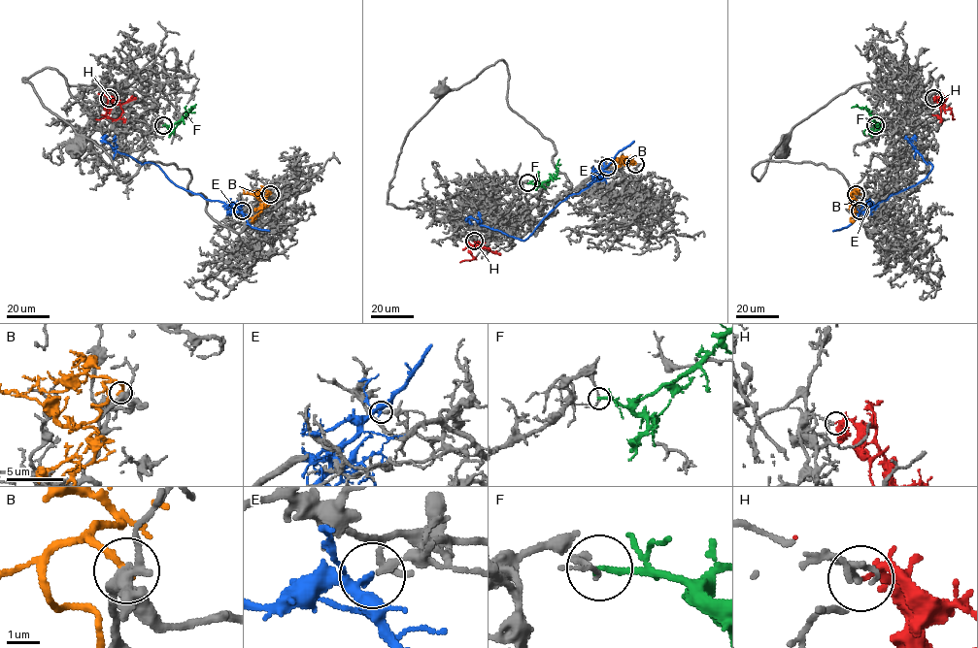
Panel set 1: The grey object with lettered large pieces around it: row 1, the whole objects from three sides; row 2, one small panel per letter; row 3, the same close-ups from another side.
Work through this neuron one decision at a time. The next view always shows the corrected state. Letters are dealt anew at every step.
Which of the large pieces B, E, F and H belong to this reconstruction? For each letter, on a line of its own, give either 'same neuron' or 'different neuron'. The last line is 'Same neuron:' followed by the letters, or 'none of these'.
B: different neuron
E: different neuron
F: different neuron
H: same neuron
Same neuron: H

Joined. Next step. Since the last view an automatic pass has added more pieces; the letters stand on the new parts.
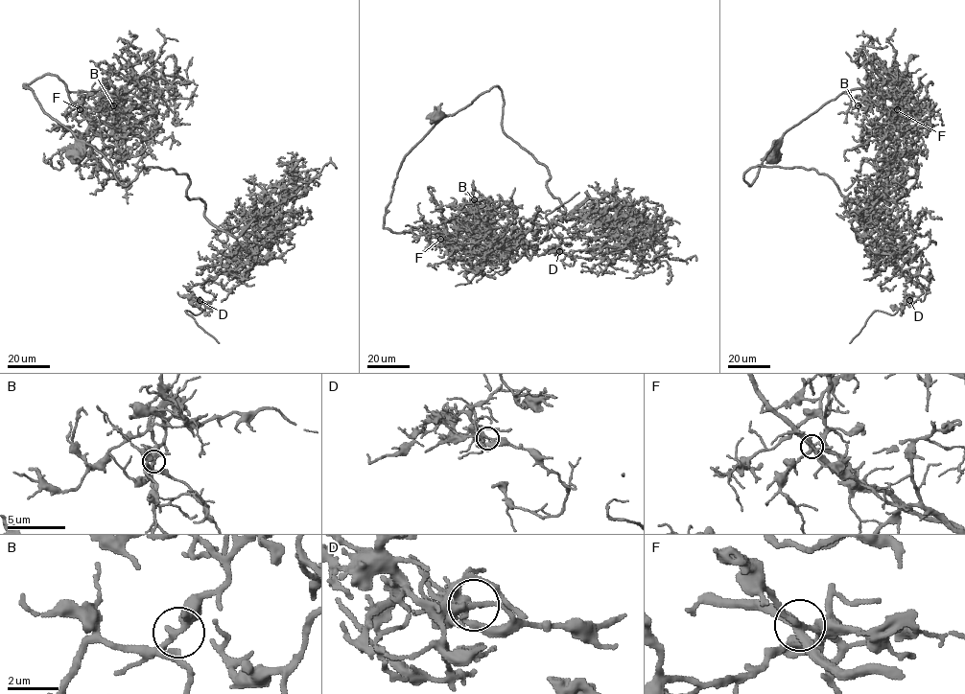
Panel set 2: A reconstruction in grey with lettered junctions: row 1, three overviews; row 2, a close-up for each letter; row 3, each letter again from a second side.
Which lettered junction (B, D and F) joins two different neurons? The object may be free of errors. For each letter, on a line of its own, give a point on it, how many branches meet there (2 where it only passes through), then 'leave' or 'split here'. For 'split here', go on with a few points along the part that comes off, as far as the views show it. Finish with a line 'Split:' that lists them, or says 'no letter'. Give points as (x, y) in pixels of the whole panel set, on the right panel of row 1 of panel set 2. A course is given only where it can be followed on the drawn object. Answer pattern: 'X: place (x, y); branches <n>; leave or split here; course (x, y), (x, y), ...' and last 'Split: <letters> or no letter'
B: place (858, 105); branches 3; leave
D: place (909, 300); branches 5; split here; course (908, 300), (901, 304), (902, 309), (893, 314), (875, 311), (849, 343)
F: place (897, 109); branches 4; leave
Split: D

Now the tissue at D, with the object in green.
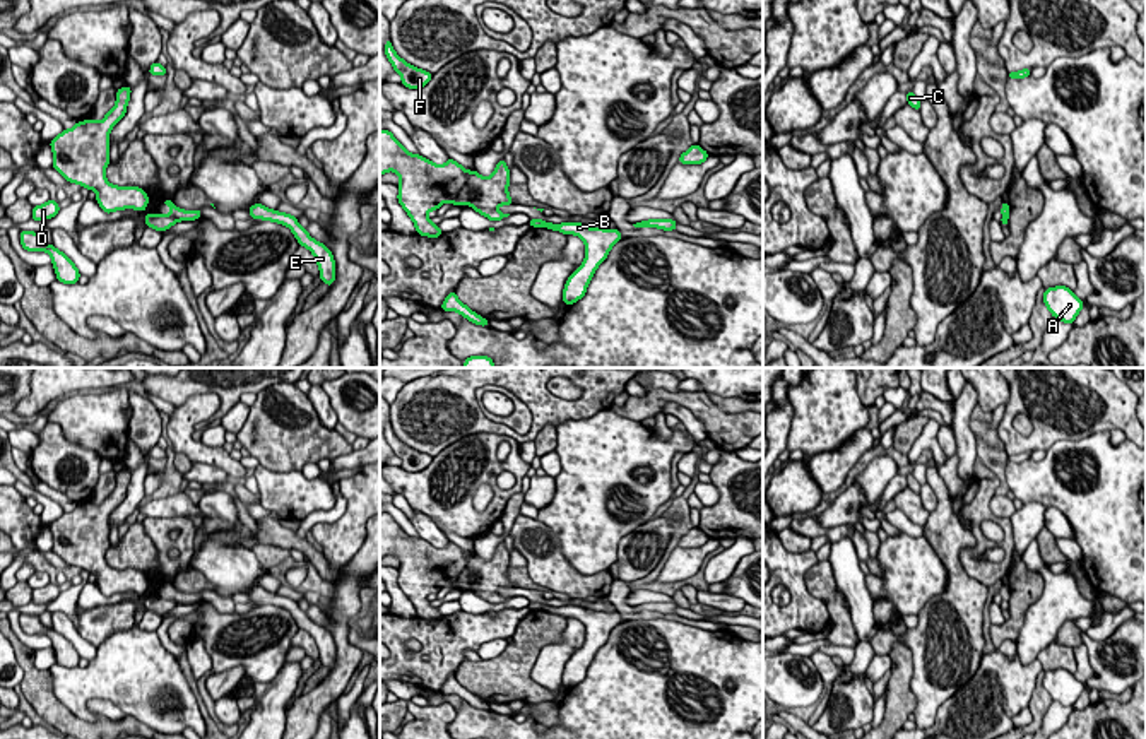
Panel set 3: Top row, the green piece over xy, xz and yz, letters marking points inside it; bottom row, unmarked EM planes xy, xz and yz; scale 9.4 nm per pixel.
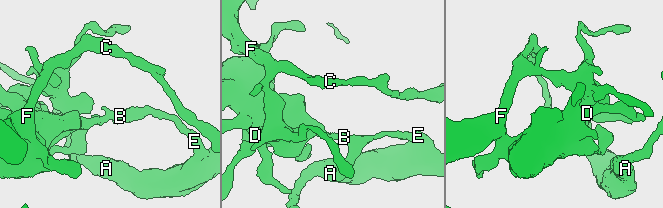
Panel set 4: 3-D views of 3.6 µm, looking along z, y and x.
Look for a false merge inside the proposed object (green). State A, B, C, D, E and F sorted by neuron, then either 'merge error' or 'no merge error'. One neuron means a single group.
groups A B E / C D F; merge error

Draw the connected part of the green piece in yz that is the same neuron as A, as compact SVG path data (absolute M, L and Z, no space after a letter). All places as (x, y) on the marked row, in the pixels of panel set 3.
M1055 286L1045 289L1043 304L1054 318L1059 318L1064 323L1074 323L1084 306L1084 301L1079 299L1069 287Z

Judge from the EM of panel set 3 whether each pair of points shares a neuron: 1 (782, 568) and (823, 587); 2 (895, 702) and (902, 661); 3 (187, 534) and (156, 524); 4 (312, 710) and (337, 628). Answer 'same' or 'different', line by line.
1: different
2: same
3: same
4: same

